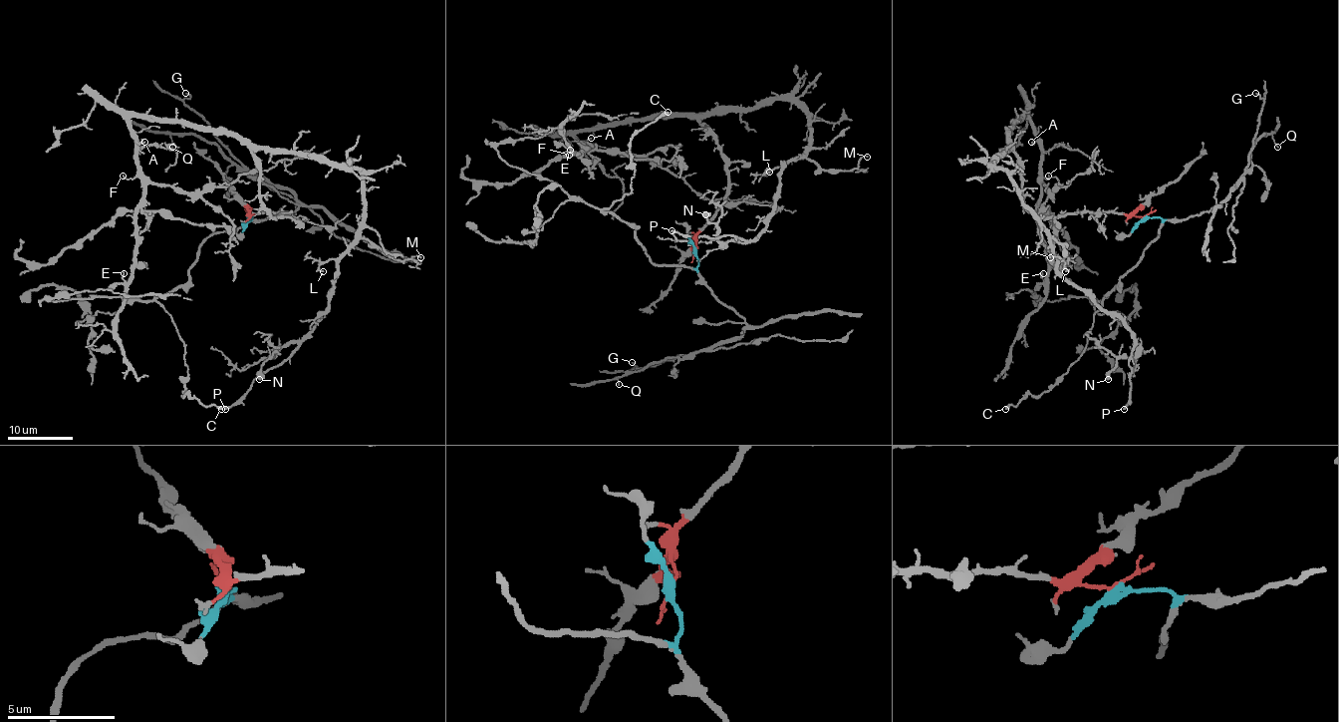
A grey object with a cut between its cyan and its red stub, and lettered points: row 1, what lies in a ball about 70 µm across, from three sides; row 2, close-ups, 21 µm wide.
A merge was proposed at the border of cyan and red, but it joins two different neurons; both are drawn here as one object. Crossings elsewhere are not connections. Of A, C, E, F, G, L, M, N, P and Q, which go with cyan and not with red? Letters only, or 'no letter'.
C, G, Q

